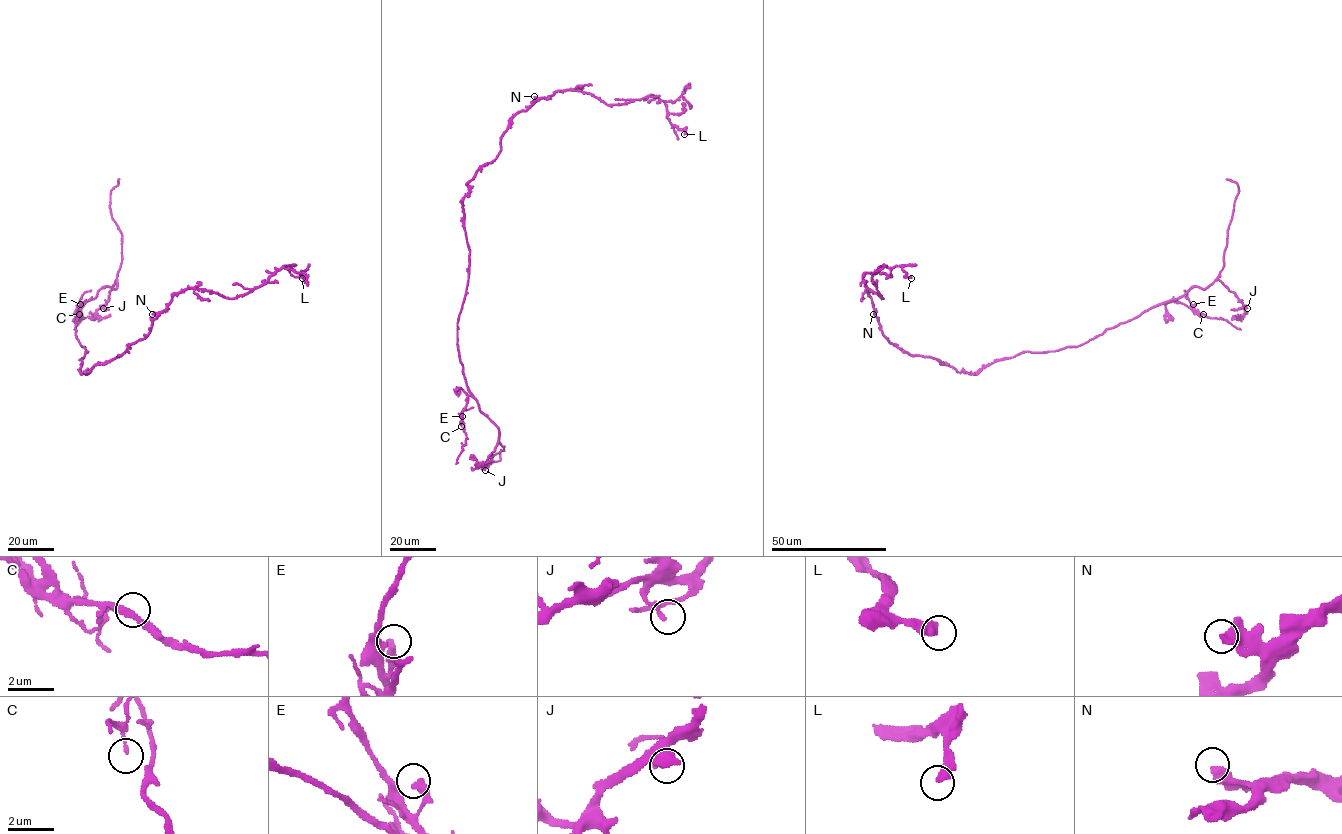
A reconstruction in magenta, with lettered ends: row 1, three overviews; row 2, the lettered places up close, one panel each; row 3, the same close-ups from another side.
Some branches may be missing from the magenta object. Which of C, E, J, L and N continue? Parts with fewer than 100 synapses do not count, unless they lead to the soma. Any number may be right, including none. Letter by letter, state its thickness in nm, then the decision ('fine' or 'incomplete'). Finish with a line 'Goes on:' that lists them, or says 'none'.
C: 120 nm thick; fine
E: 280 nm thick; fine
J: 200 nm thick; fine
L: 360 nm thick; fine
N: 480 nm thick; fine
Goes on: none

